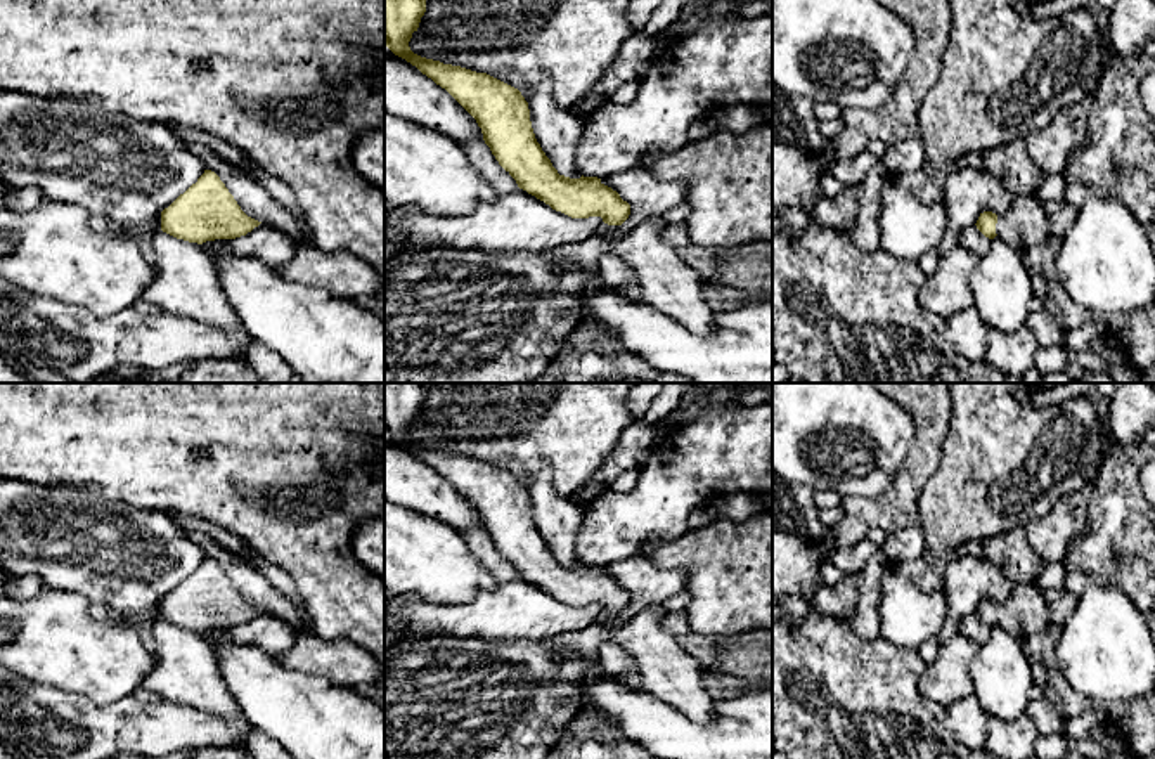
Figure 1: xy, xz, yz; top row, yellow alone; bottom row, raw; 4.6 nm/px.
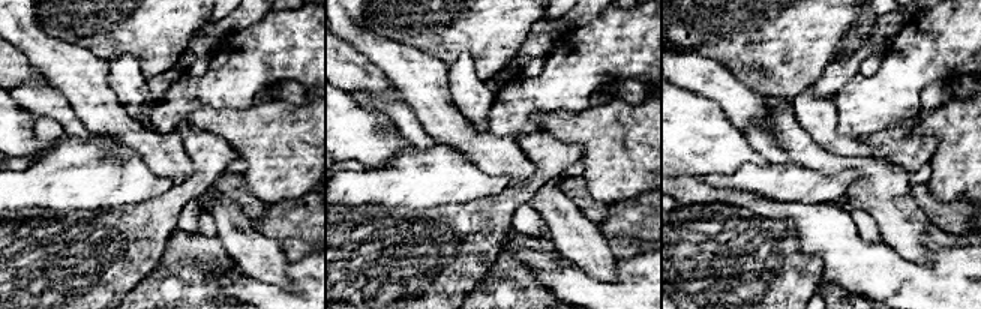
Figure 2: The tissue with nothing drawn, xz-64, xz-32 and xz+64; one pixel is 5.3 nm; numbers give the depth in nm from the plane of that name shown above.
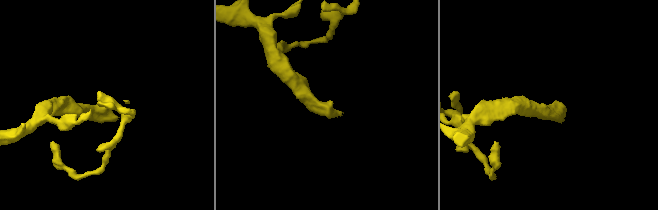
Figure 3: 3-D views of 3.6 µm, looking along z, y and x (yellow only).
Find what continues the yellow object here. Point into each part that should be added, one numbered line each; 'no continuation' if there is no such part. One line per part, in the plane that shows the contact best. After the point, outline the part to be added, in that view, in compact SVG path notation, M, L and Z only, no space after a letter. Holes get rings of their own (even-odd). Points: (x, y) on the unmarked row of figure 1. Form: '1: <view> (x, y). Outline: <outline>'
1: yz (1024, 612). Outline: M1016 584L1011 594L997 603L996 622L1018 639L1034 636L1048 627L1049 601L1037 584Z

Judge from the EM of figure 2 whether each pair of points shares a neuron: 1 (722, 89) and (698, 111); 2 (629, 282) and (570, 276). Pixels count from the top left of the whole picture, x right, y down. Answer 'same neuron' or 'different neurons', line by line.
1: different neurons
2: same neuron

